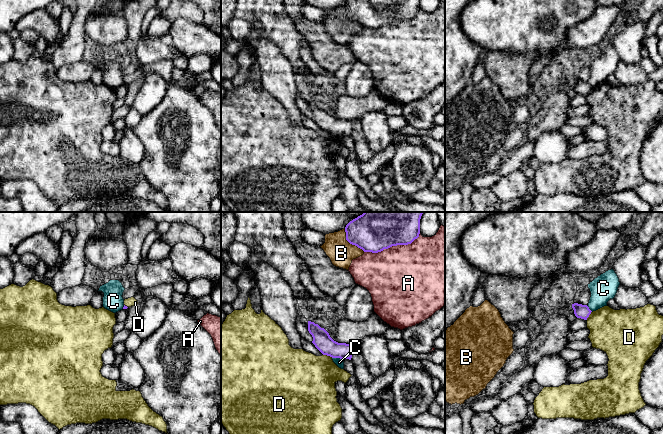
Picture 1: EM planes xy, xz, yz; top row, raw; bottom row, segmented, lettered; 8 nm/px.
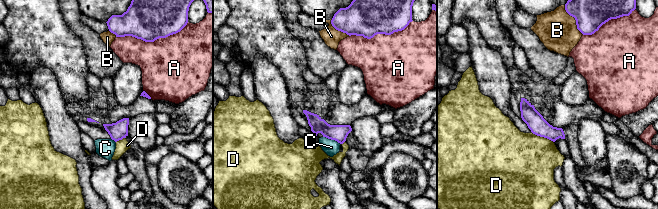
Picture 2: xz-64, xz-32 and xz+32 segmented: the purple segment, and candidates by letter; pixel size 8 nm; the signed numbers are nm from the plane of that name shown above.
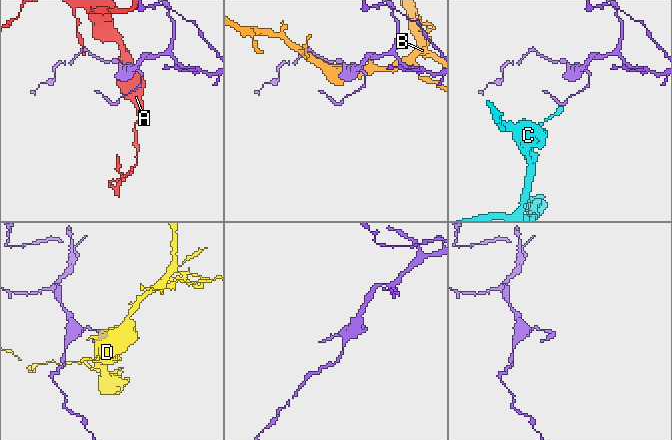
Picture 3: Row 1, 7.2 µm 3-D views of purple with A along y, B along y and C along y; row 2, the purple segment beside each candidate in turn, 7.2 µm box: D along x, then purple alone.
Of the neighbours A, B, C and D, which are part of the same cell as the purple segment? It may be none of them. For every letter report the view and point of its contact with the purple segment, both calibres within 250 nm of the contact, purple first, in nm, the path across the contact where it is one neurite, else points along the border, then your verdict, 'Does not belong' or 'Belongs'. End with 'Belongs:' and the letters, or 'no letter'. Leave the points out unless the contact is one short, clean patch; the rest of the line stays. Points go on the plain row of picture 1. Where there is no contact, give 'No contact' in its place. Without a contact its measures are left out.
A: Touches purple at xz (392, 21). Thickness 220 nm (purple) against 480 nm. Does not belong
B: Touches purple at xz (350, 19). Thickness 220 nm (purple) against 200 nm. Does not belong
C: Touches purple at xz (338, 133). Thickness 150 nm (purple) against 70 nm. Boundary: xz (332, 133), (343, 135). Does not belong
D: Touches purple at xz (328, 131). Thickness 150 nm (purple) against 400 nm. Does not belong
Belongs: no letter

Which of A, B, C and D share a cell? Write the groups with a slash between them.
A / B / C / D

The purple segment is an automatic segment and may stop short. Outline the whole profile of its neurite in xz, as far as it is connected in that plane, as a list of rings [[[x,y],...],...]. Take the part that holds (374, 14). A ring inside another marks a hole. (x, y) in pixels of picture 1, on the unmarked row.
[[[347,0],[346,16],[364,28],[378,29],[397,21],[411,20],[420,10],[420,0]]]

